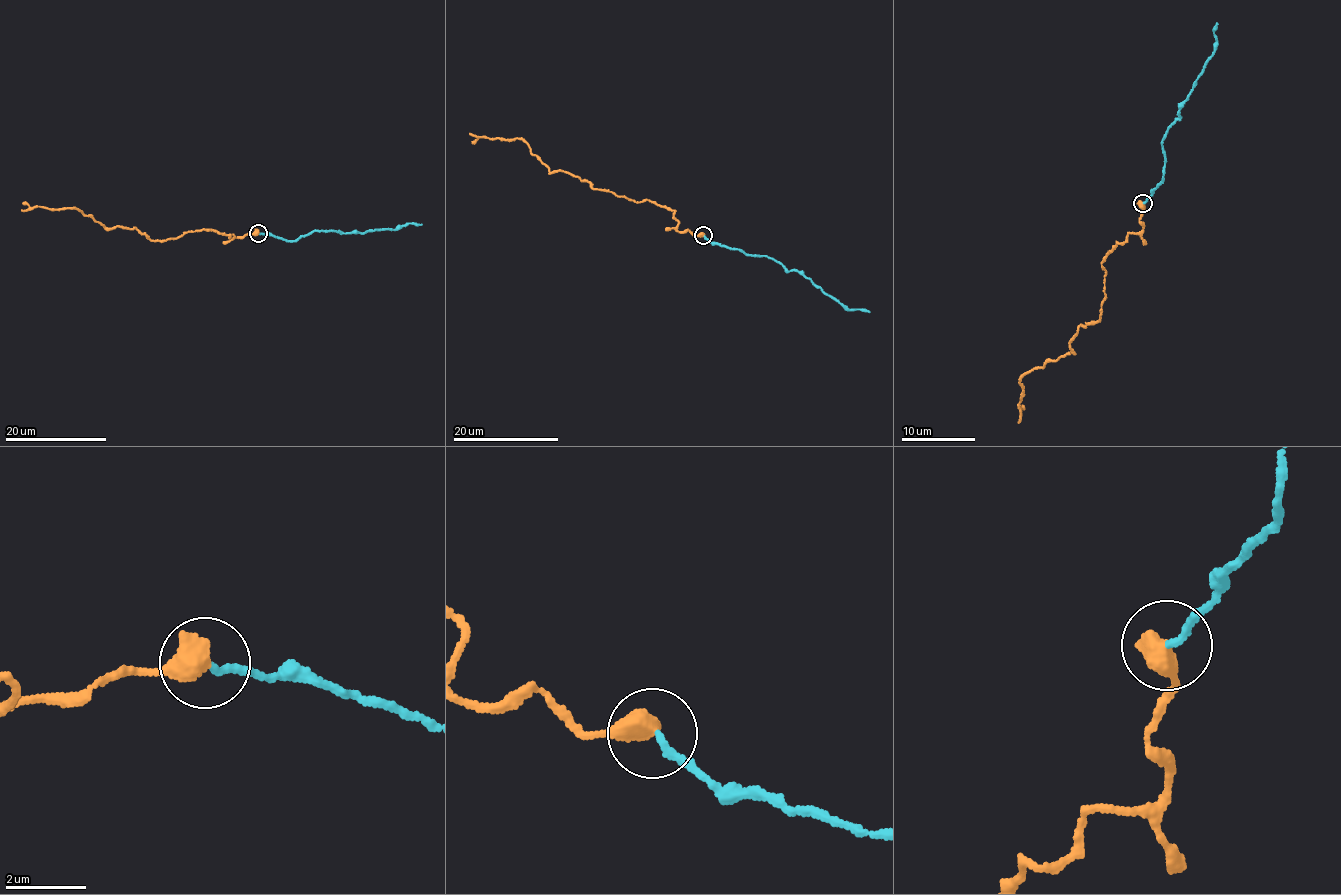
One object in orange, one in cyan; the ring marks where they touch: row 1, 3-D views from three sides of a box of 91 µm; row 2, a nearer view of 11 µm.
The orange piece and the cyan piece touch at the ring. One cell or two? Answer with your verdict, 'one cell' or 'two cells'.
one cell

